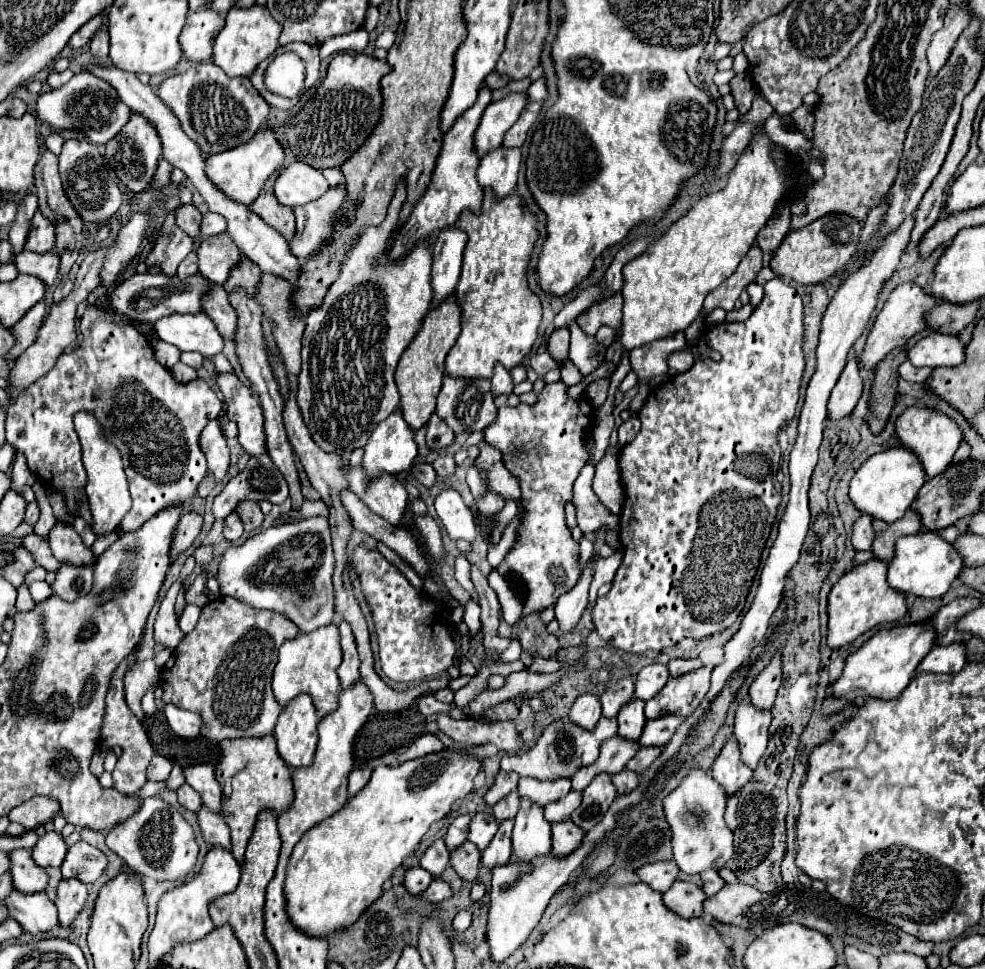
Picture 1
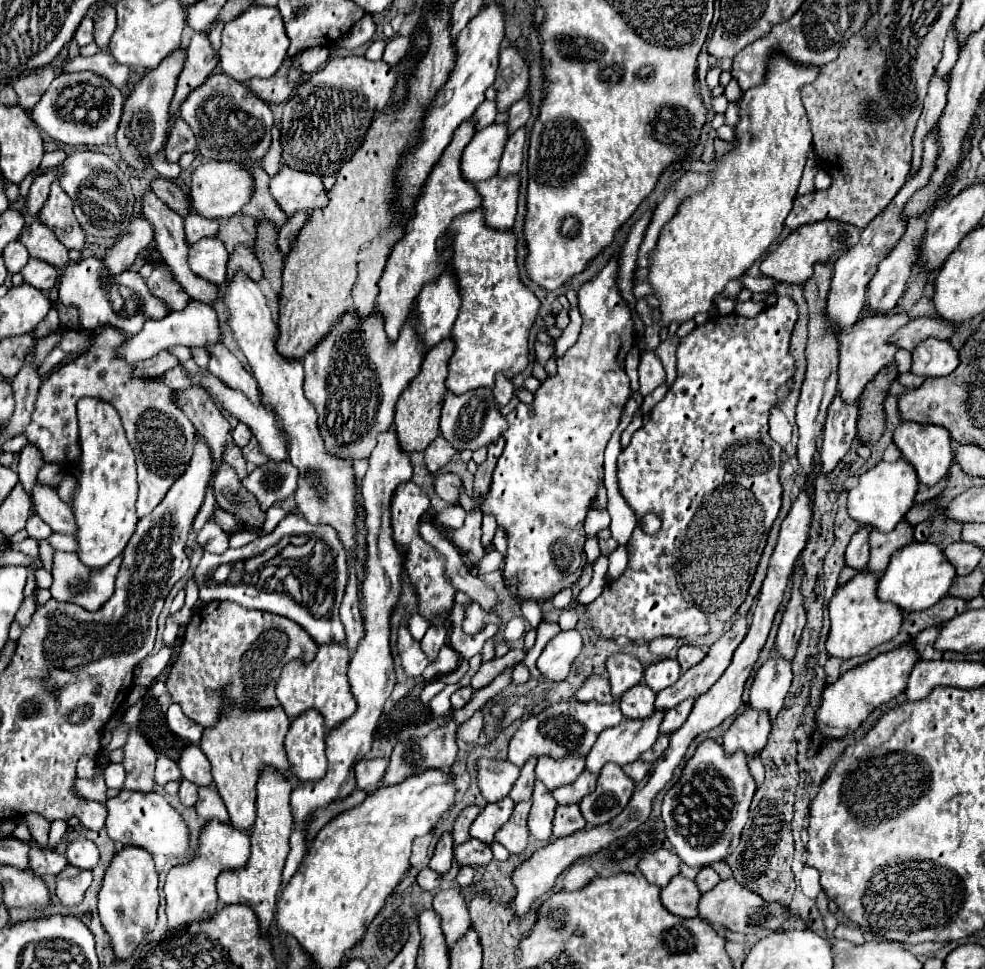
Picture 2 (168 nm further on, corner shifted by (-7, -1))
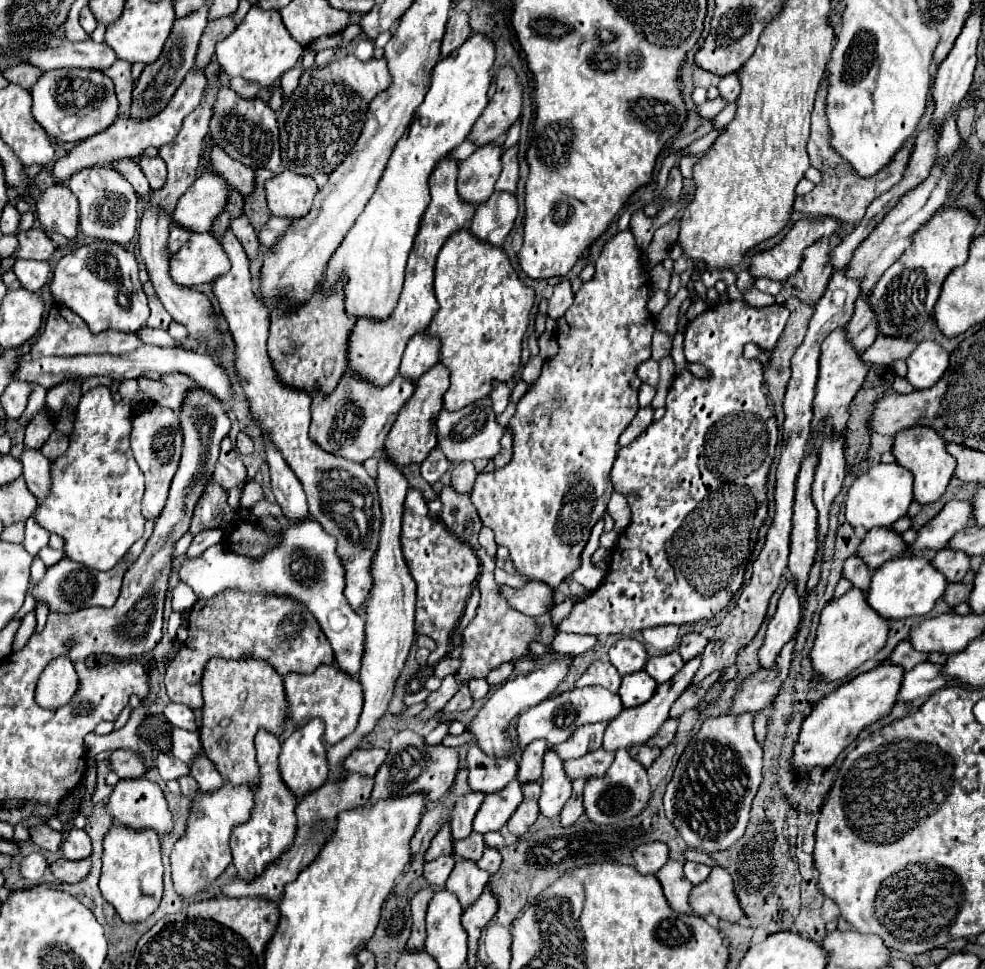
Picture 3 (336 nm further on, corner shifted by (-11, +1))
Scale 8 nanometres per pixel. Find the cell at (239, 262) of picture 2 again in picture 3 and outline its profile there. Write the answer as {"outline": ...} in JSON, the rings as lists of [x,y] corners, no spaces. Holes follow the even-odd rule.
{"outline":[[[239,215],[235,219],[231,219],[231,231],[235,233],[235,237],[241,241],[245,253],[249,255],[249,259],[253,259],[257,255],[259,249],[259,241],[257,241],[257,233],[251,227],[247,215]]]}

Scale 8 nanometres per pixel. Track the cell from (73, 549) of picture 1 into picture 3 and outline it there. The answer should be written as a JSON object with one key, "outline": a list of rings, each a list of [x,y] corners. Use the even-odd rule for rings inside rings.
{"outline":[[[23,449],[21,465],[23,465],[23,477],[27,481],[27,487],[33,491],[37,501],[43,501],[51,489],[49,459],[41,453],[41,449]]]}

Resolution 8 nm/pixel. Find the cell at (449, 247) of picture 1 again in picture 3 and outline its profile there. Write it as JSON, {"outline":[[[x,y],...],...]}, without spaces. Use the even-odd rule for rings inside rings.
{"outline":[[[427,331],[415,335],[415,339],[411,339],[405,349],[399,375],[415,383],[425,371],[429,371],[439,361],[439,345],[439,339],[427,337]]]}

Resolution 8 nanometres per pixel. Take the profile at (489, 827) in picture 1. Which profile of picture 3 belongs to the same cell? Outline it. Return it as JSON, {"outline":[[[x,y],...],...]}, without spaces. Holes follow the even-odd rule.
{"outline":[[[513,779],[501,791],[485,795],[485,801],[481,803],[477,811],[473,831],[481,835],[489,831],[499,831],[509,821],[509,817],[515,813],[521,801],[523,801],[523,793],[521,793],[519,779]]]}

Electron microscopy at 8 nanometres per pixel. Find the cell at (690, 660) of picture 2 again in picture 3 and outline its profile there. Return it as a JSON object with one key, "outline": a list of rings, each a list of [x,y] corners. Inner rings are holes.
{"outline":[[[687,633],[681,637],[681,645],[679,645],[679,655],[689,661],[693,657],[697,657],[699,653],[703,653],[703,649],[707,647],[709,639],[705,639],[701,633]]]}

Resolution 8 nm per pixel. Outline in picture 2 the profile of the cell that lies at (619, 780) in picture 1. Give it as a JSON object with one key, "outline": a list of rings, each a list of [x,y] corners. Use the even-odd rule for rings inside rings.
{"outline":[[[635,761],[635,763],[631,763],[625,771],[627,771],[627,775],[637,783],[637,781],[643,781],[643,777],[649,773],[649,763]]]}

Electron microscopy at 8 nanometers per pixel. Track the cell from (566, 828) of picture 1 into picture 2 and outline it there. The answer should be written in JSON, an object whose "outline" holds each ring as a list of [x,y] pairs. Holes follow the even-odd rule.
{"outline":[[[579,805],[557,807],[553,819],[553,837],[567,837],[579,829],[585,829],[585,819],[579,811]]]}

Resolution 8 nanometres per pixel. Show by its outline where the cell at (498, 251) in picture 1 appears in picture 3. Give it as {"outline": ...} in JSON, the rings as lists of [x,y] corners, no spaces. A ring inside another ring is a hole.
{"outline":[[[461,229],[457,233],[453,233],[447,243],[441,247],[439,251],[439,257],[437,257],[437,265],[435,265],[435,297],[439,301],[439,313],[435,315],[433,323],[429,325],[429,335],[431,337],[437,337],[441,341],[441,347],[439,347],[439,363],[445,365],[451,373],[451,385],[443,397],[443,407],[449,409],[449,411],[457,411],[457,409],[463,409],[471,403],[475,403],[477,399],[483,399],[491,393],[491,383],[493,381],[509,381],[513,377],[513,373],[521,367],[521,341],[523,341],[523,335],[527,331],[527,325],[529,325],[529,313],[531,313],[531,307],[535,303],[535,293],[531,287],[527,287],[519,277],[517,273],[513,271],[511,263],[509,263],[509,257],[505,255],[505,251],[501,247],[491,247],[489,243],[481,243],[479,239],[475,239],[469,229]]]}

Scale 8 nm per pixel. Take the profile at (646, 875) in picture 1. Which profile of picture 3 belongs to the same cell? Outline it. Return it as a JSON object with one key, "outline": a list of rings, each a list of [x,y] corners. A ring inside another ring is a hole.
{"outline":[[[661,841],[639,845],[631,855],[635,859],[635,869],[643,875],[655,875],[669,859],[667,845]]]}

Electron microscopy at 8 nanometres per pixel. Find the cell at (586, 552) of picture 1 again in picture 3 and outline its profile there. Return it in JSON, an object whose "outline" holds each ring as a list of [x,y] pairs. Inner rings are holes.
{"outline":[[[557,633],[551,647],[555,653],[561,655],[581,655],[589,651],[597,643],[597,637],[587,637],[587,635],[575,635],[575,633]]]}

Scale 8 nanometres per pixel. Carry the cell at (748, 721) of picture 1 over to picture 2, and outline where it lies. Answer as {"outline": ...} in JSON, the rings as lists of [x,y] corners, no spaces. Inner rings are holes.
{"outline":[[[773,651],[771,657],[755,673],[749,691],[749,707],[763,709],[771,717],[771,725],[775,725],[775,719],[783,709],[783,699],[789,691],[789,685],[791,685],[791,665]]]}

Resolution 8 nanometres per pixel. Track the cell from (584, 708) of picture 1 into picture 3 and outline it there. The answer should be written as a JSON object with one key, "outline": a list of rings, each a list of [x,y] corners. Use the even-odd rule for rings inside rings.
{"outline":[[[599,659],[599,661],[593,661],[589,669],[575,683],[575,687],[587,687],[587,685],[601,685],[601,687],[607,687],[607,691],[617,693],[621,685],[621,675],[609,661]]]}

